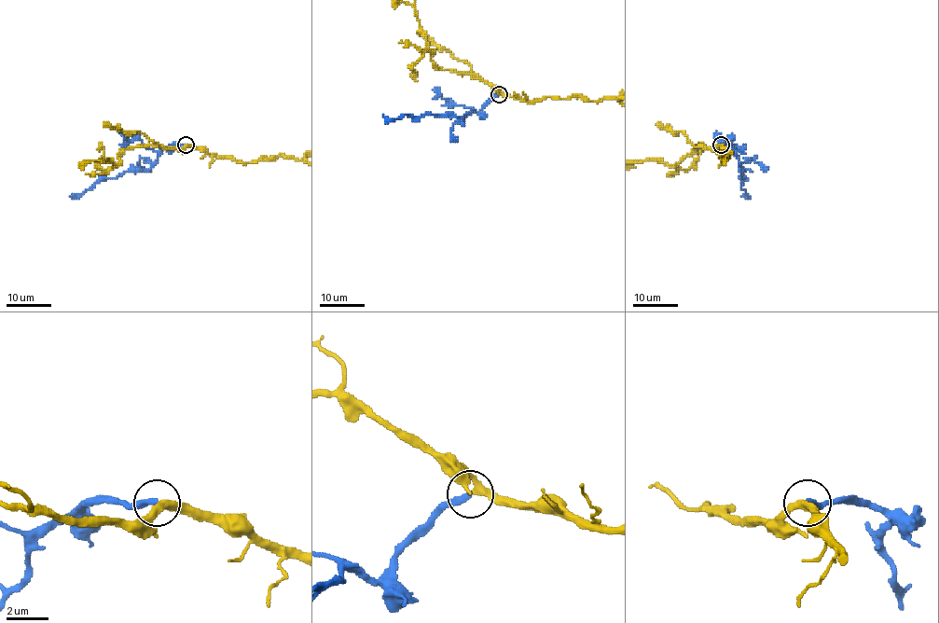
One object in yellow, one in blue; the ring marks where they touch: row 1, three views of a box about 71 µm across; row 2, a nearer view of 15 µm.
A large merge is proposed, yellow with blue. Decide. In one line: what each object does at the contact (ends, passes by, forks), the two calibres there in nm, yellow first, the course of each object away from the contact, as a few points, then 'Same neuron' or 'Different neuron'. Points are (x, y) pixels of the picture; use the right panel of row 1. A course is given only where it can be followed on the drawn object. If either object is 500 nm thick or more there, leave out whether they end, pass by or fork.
At the ring yellow passes by. At the ring blue ends. Thickness 300 nm (yellow) against 320 nm. Course of blue: (720, 145), (738, 148), (739, 164), (744, 169), (741, 189), (746, 195), (741, 197). Same neuron

